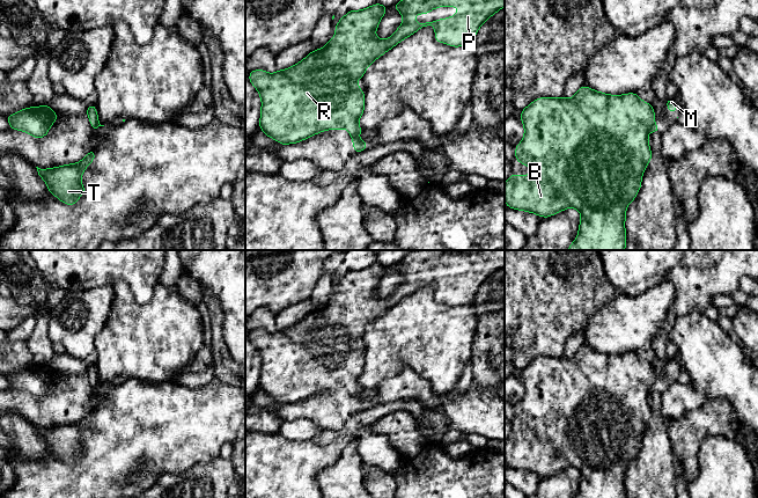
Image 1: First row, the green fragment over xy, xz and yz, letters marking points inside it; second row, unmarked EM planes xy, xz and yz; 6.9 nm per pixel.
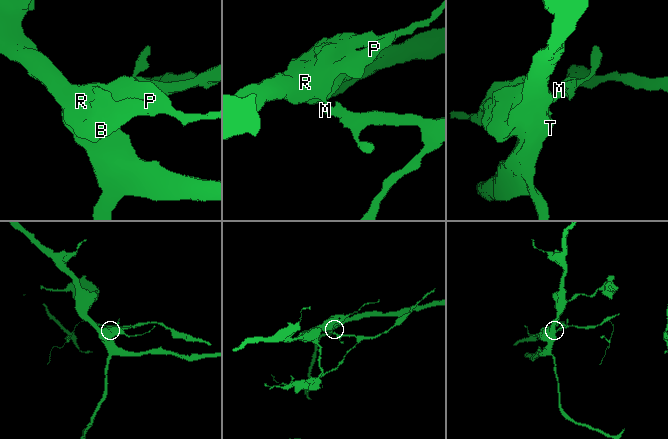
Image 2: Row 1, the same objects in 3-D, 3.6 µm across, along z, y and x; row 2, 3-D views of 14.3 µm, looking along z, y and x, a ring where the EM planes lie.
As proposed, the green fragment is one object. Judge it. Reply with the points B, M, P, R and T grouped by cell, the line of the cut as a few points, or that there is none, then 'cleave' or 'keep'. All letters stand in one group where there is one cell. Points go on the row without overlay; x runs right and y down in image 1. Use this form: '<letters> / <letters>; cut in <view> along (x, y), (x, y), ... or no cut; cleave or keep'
B P R T / M; cut in xz along (352, 395), (357, 396); cleave

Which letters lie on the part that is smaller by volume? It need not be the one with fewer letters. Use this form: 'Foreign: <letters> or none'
Foreign: M

